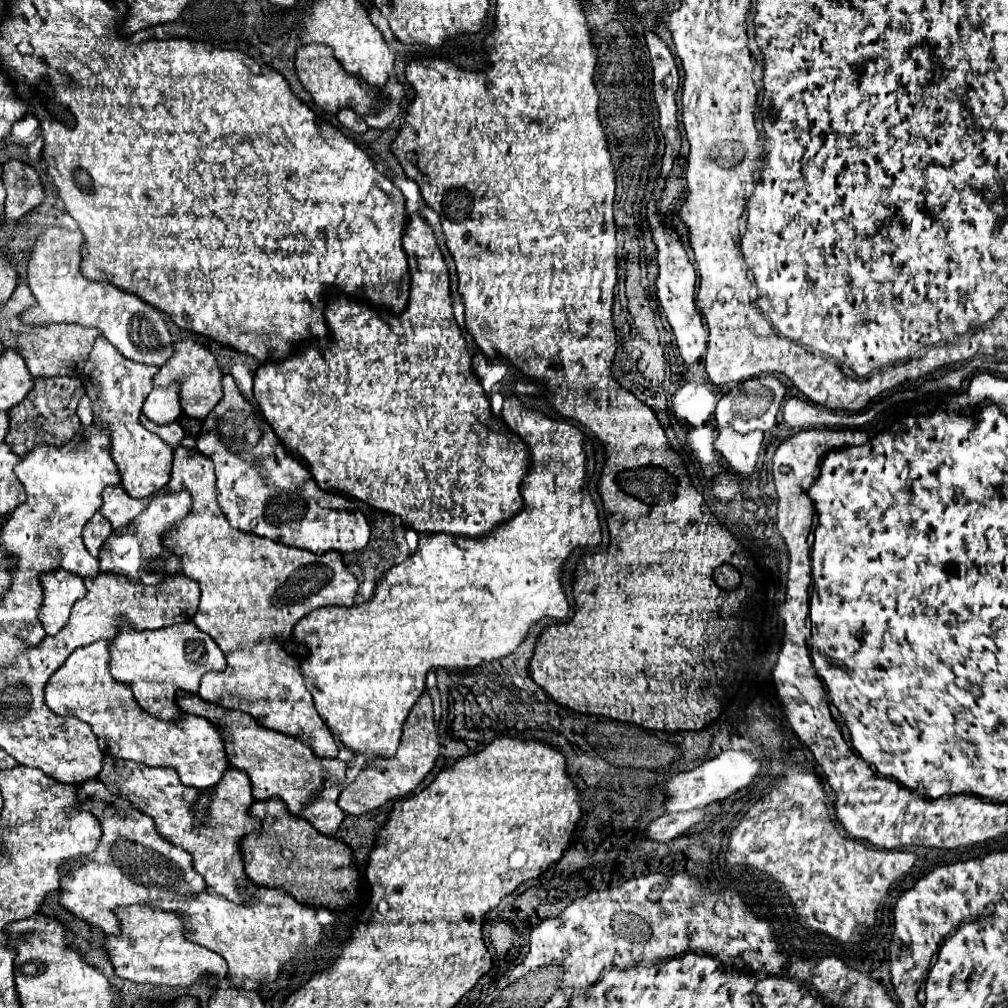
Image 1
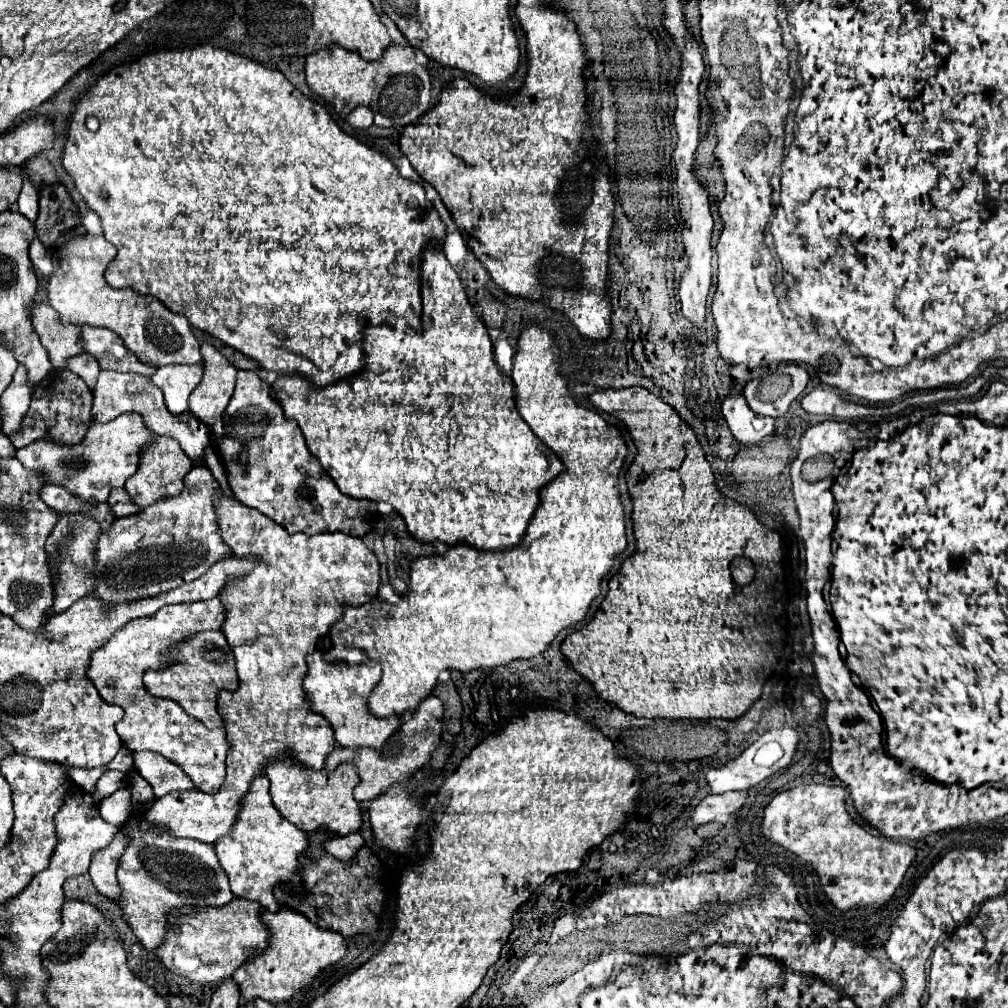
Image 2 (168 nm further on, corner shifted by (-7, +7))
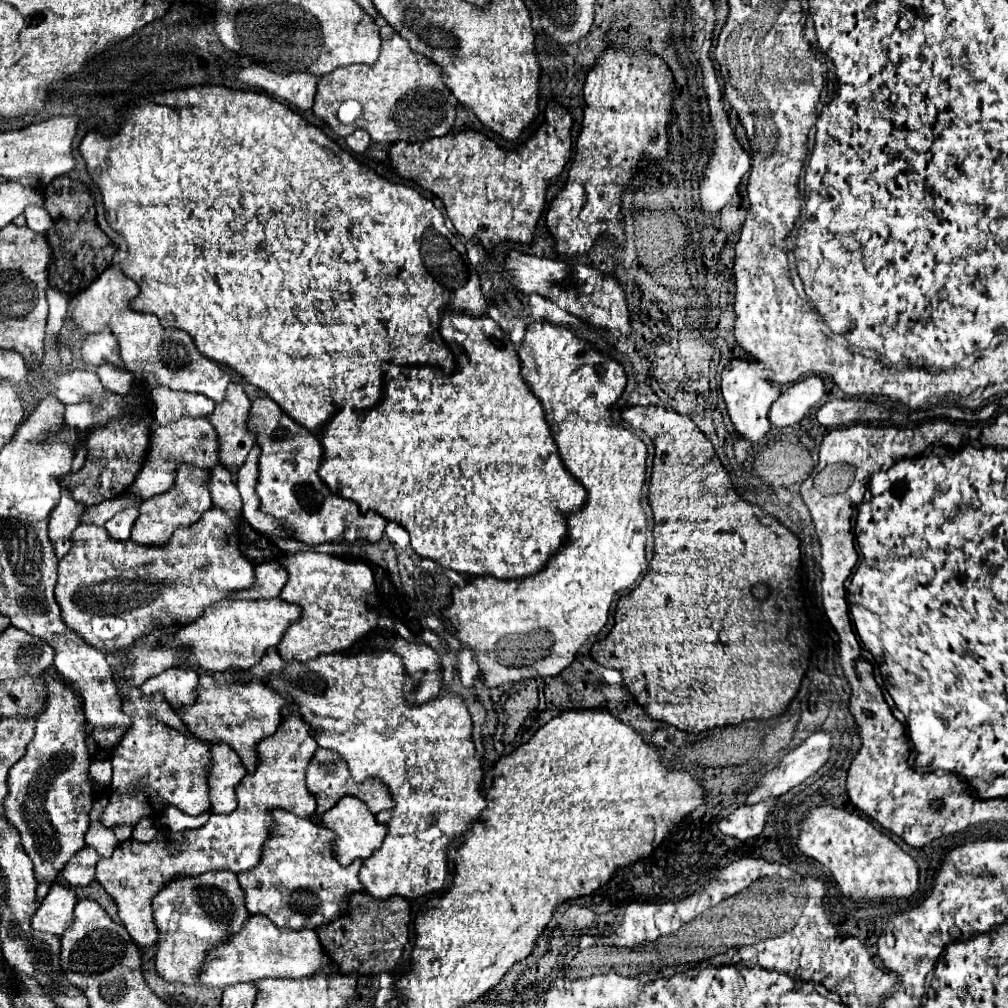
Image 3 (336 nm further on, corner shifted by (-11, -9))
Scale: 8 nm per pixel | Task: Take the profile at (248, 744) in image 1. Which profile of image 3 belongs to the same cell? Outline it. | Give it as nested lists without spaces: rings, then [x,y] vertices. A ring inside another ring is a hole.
[[[344,796],[332,810],[328,810],[322,818],[318,816],[312,816],[312,820],[316,824],[322,824],[330,830],[336,832],[338,840],[334,842],[334,850],[336,850],[336,860],[342,864],[342,866],[348,866],[352,860],[356,858],[368,858],[384,840],[386,836],[386,828],[384,824],[376,822],[374,814],[358,800],[358,798],[352,798],[352,796]]]

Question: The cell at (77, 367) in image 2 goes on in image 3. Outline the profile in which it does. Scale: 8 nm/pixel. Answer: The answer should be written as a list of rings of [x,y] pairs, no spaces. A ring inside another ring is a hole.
[[[102,364],[102,366],[98,366],[96,374],[98,374],[98,378],[106,384],[108,390],[116,390],[116,392],[120,392],[120,394],[126,394],[126,392],[132,390],[132,386],[134,386],[132,374],[126,372],[126,370],[120,370],[120,368],[114,366],[114,364]]]

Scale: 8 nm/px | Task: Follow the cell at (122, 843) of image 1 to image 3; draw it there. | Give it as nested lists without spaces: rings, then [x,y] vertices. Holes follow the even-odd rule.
[[[222,870],[222,872],[206,872],[202,876],[196,878],[176,878],[174,882],[168,884],[168,888],[162,888],[156,898],[152,900],[152,908],[154,908],[154,920],[156,920],[156,928],[160,932],[158,938],[158,952],[156,952],[156,970],[158,974],[168,980],[168,982],[180,982],[186,986],[196,986],[200,984],[198,976],[202,972],[202,966],[206,962],[206,952],[210,952],[212,948],[220,946],[224,940],[228,940],[230,936],[234,936],[244,922],[248,920],[248,910],[244,904],[244,890],[238,884],[238,876],[234,872]]]

